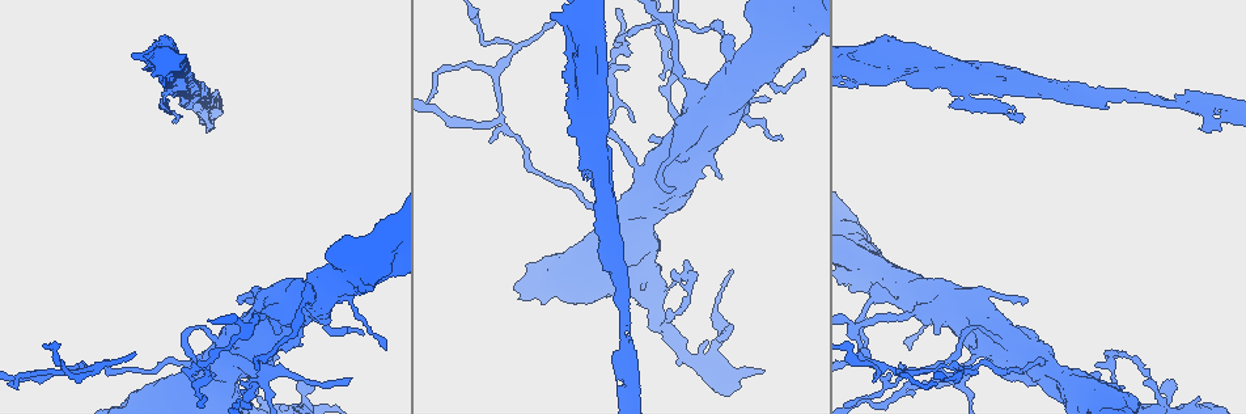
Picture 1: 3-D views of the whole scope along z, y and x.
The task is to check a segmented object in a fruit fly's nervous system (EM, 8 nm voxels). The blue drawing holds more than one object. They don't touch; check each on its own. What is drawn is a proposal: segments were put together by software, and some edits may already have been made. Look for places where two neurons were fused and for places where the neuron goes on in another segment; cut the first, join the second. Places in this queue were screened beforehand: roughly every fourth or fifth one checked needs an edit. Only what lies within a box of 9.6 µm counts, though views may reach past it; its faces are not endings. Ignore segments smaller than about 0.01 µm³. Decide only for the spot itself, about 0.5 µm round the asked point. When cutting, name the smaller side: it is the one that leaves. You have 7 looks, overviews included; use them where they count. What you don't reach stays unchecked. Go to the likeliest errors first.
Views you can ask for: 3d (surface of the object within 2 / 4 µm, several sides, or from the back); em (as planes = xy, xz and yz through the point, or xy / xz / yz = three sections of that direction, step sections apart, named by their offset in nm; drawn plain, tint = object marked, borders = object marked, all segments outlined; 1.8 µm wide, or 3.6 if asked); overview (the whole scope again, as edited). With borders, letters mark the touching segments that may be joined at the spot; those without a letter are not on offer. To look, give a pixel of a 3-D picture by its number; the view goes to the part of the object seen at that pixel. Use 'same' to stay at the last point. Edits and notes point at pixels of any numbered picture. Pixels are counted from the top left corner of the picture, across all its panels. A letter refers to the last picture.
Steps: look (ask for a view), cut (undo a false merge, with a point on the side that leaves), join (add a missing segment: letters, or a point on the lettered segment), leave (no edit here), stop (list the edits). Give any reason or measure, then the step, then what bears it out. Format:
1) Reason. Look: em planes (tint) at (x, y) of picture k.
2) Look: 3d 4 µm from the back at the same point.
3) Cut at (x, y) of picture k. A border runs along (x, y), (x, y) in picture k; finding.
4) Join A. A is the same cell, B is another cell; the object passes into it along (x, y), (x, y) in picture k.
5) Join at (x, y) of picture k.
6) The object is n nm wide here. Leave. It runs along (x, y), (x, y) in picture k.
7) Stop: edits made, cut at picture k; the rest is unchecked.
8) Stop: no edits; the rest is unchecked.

An open end. Look: em xy step 4 (tint) at (1216, 129) of picture 1.

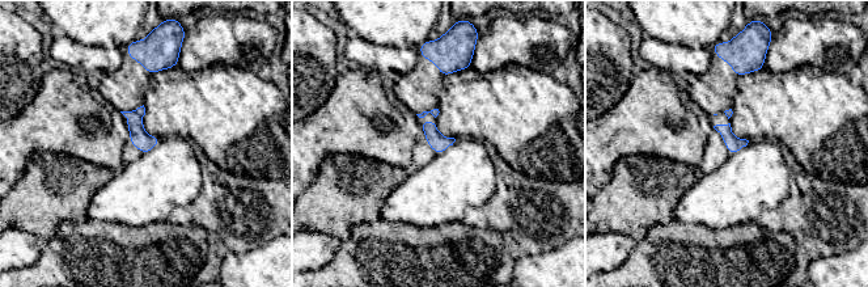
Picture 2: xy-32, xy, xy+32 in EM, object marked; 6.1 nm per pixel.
See the neighbours. Look: em xy step 4 (borders) at the same point.

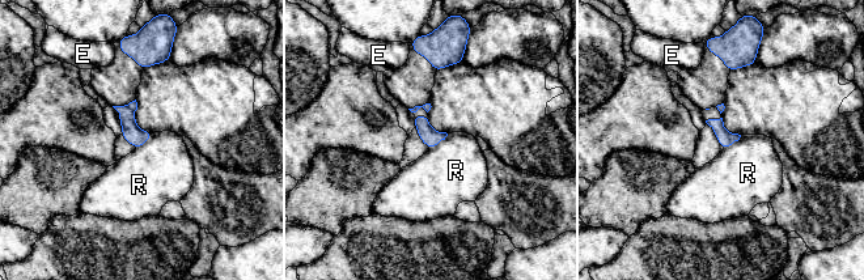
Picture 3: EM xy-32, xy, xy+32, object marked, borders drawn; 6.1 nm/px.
The longest contact is with R, 160 nm. Leave. E and R are other cells; a border runs along (153, 134), (135, 149) in picture 3; no lettered segment goes on from it.

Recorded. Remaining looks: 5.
An open end. Look: em yz step 4 (plain) at (1173, 382) of picture 1.

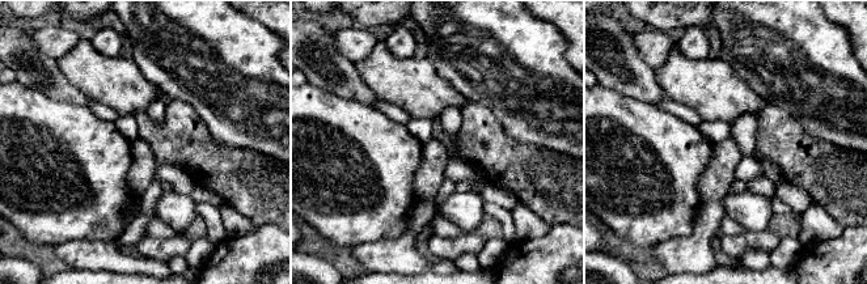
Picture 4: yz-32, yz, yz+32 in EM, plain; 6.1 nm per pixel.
Look: em yz step 4 (borders) at the same point.

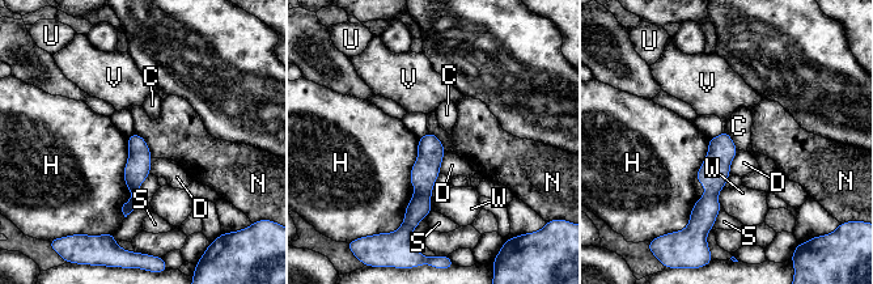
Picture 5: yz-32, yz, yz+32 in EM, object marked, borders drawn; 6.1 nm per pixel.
Leave. C, D, H, N, S, U, V and W are other cells; a border runs along (134, 131), (143, 138), (152, 157) in picture 5; none of them fits.

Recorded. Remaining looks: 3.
Sudden change in width. Look: 3d 4 µm at (317, 303) of picture 1.

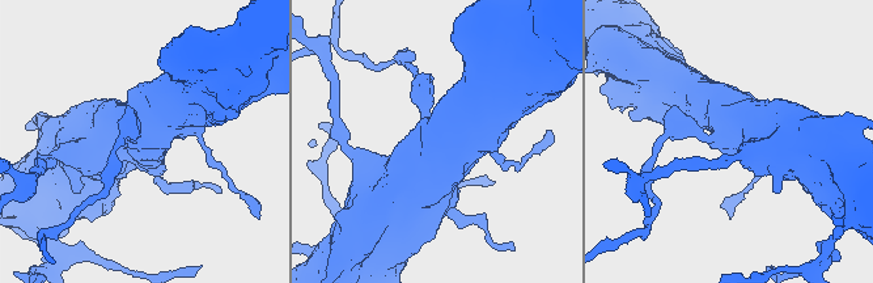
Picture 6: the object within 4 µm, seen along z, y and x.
Look: em 3.6 µm xy step 8 (borders) at (715, 137) of picture 6.

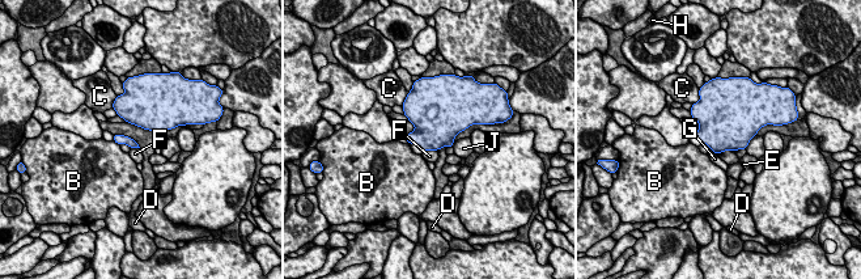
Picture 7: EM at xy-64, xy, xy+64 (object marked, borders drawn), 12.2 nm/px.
Look: em 3.6 µm planes (borders) at the same point.

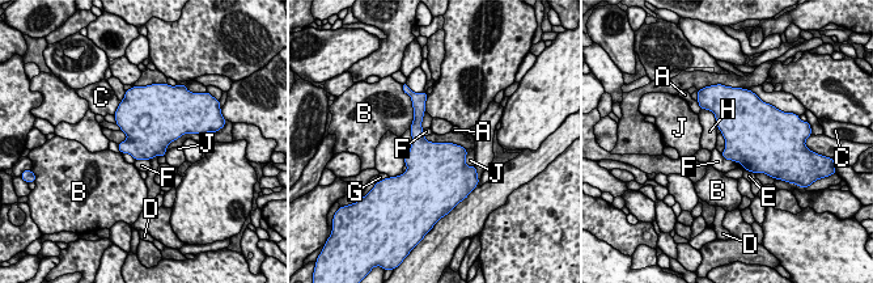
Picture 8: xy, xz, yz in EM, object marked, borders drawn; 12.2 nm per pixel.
Leave. A, B, C, D, E, F, G, H and J are other cells; a border runs along (720, 153), (736, 163) in picture 8; one neuron here.

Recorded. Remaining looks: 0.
Stop: no edits; the rest is unchecked.

